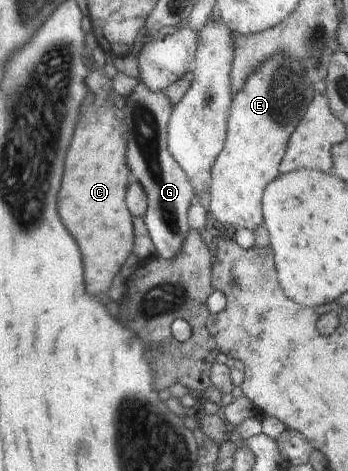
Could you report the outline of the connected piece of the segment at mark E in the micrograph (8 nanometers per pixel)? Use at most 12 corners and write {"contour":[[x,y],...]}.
{"contour":[[263,60],[232,98],[211,216],[261,226],[263,191],[315,96],[299,60]]}

